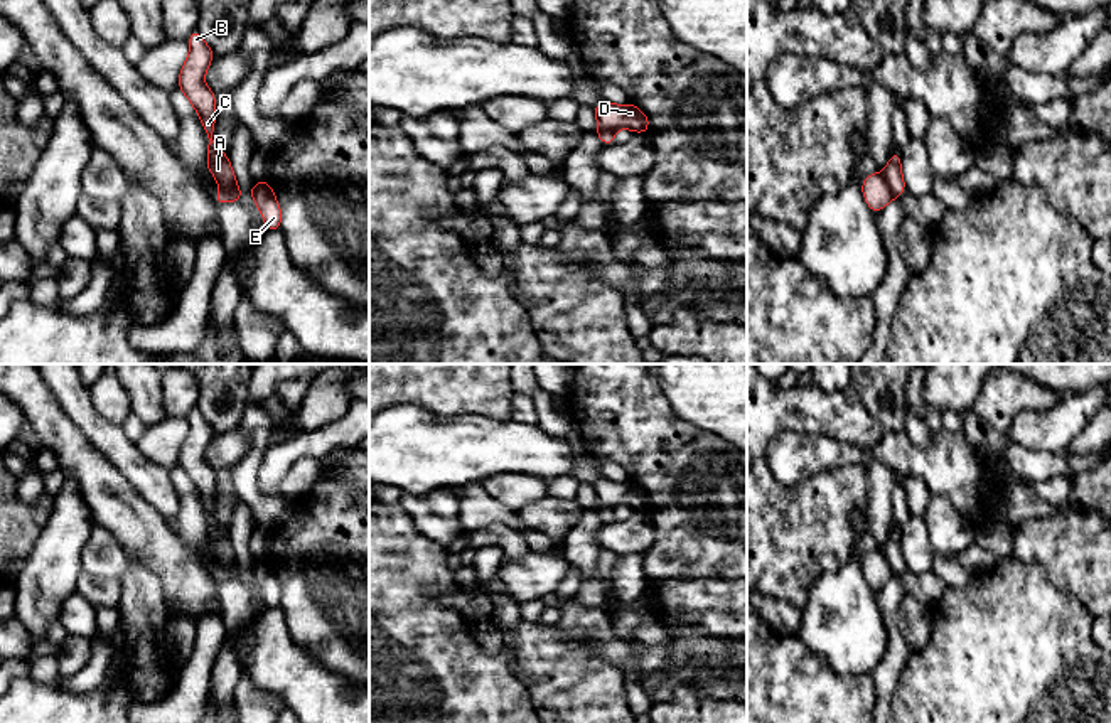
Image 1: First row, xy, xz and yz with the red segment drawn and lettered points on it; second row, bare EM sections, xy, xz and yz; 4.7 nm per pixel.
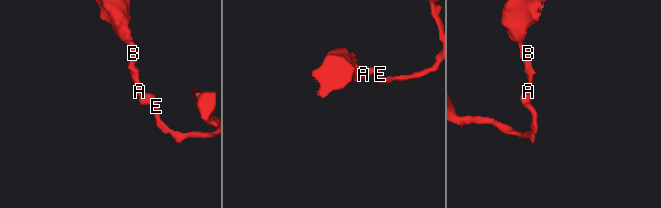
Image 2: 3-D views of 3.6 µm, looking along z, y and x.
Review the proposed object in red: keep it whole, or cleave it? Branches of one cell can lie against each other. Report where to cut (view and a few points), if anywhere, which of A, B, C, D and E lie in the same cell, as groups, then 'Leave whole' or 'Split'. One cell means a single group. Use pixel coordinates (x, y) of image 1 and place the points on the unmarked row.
Split along yz (882, 551), (894, 575). Groups: A B C / D E. Split

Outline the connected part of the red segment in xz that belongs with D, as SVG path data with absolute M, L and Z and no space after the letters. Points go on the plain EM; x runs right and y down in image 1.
M598 479L593 484L597 494L597 507L615 509L619 506L629 506L634 511L649 511L649 495L636 482L610 482Z

